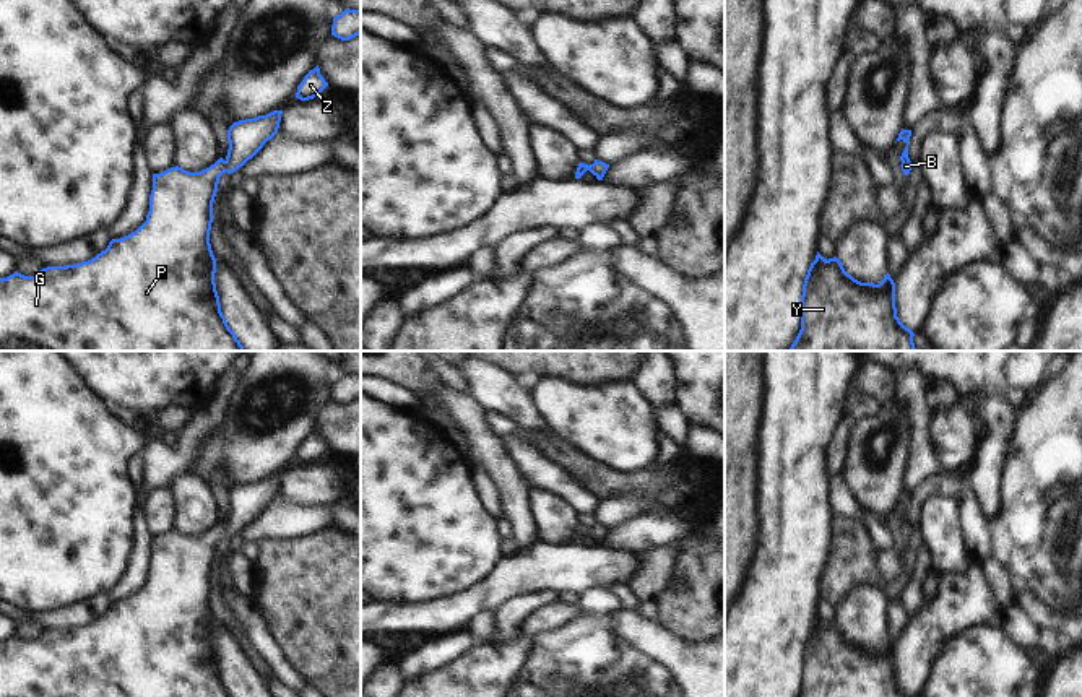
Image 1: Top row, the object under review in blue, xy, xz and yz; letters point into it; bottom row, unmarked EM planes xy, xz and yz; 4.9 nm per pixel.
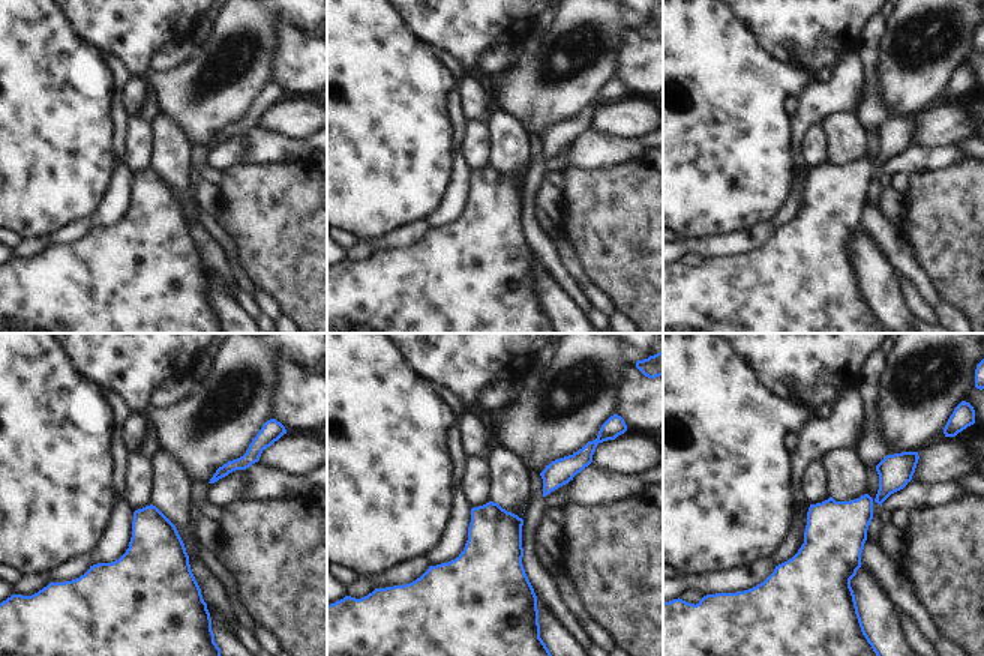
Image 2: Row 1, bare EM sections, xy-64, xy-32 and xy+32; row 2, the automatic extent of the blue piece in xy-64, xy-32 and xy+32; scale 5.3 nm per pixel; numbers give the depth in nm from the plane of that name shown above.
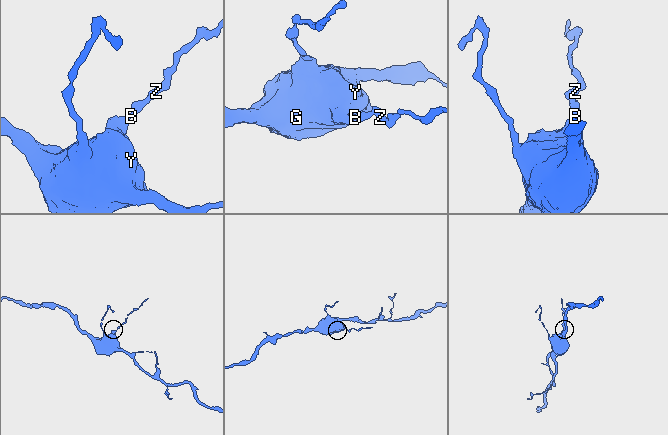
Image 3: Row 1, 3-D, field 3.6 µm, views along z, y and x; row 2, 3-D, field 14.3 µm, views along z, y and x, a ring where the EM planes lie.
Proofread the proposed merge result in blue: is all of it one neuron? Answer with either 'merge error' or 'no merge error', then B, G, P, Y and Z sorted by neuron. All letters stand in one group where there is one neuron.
no merge error | B G P Y Z

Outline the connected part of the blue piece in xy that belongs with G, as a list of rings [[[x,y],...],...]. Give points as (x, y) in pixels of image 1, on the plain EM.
[[[283,474],[234,486],[227,494],[227,520],[200,536],[175,530],[153,538],[146,585],[132,598],[112,603],[106,614],[88,626],[47,630],[34,640],[18,635],[0,642],[0,697],[234,697],[221,676],[210,608],[213,565],[219,541],[232,538],[252,523],[279,492]]]

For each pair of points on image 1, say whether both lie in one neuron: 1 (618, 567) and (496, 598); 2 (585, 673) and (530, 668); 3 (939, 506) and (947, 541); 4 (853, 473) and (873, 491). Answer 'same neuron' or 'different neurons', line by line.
1: same neuron
2: same neuron
3: same neuron
4: same neuron

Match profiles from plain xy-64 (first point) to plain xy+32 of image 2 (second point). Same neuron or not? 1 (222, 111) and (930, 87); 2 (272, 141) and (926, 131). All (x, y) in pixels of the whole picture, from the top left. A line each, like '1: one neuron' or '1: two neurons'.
1: one neuron
2: two neurons

